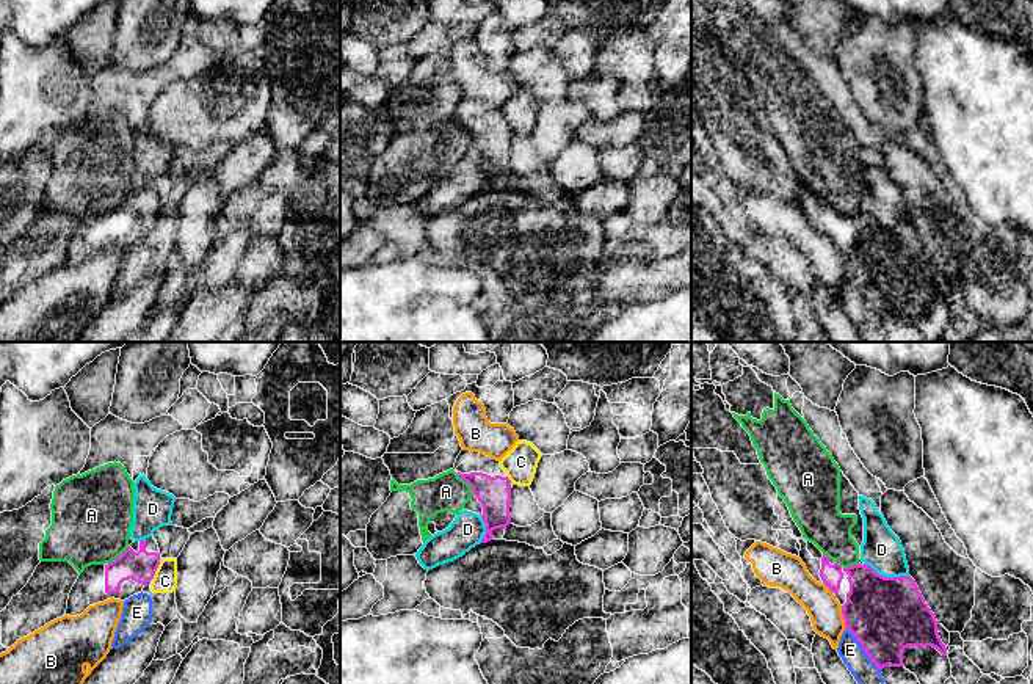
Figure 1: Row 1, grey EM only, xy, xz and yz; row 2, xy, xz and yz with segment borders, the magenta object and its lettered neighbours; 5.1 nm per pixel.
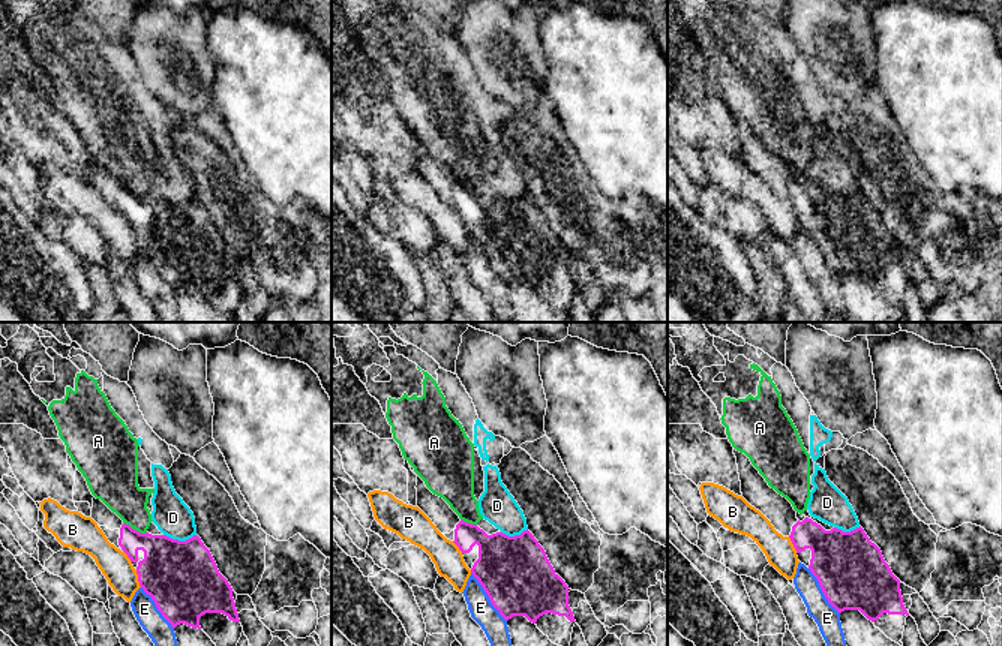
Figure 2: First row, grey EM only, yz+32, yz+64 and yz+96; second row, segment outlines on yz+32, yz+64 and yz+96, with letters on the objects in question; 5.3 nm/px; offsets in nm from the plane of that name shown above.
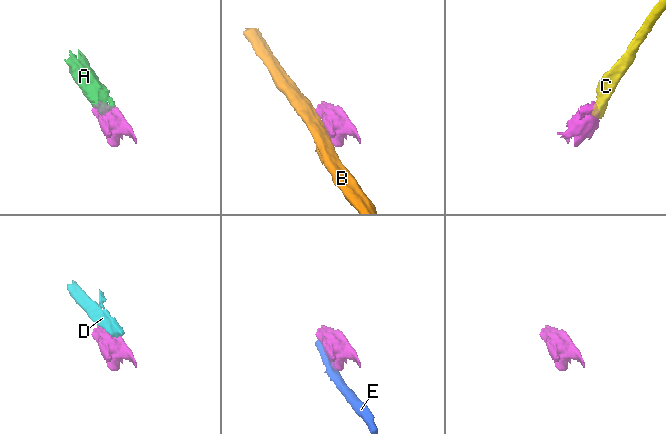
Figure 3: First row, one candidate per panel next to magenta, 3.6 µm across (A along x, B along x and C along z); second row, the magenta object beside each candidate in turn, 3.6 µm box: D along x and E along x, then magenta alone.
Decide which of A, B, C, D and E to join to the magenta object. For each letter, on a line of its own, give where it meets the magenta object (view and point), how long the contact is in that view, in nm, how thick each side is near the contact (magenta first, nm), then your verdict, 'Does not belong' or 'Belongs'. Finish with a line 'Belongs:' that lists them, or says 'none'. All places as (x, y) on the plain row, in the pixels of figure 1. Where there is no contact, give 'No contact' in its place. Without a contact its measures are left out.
A: Touches magenta at xz (467, 130). Shared border 140 nm. Thickness 180 nm (magenta) against 190 nm. Does not belong
B: Touches magenta at yz (844, 265). Shared border 120 nm. Thickness 380 nm (magenta) against 170 nm. Does not belong
C: Touches magenta at xy (155, 218). Shared border 110 nm. Thickness 160 nm (magenta) against 130 nm. Does not belong
D: Touches magenta at yz (886, 226). Shared border 240 nm. Thickness 380 nm (magenta) against 200 nm. Does not belong
E: Touches magenta at yz (864, 298). Shared border 280 nm. Thickness 380 nm (magenta) against 140 nm. Does not belong
Belongs: none

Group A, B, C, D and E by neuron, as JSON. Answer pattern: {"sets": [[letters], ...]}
{"sets": [["A"], ["B"], ["C", "E"], ["D"]]}

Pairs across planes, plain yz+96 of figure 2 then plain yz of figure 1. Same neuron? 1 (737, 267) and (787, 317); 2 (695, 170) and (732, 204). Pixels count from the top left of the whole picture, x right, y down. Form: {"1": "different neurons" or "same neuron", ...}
{"1": "same neuron", "2": "same neuron"}

